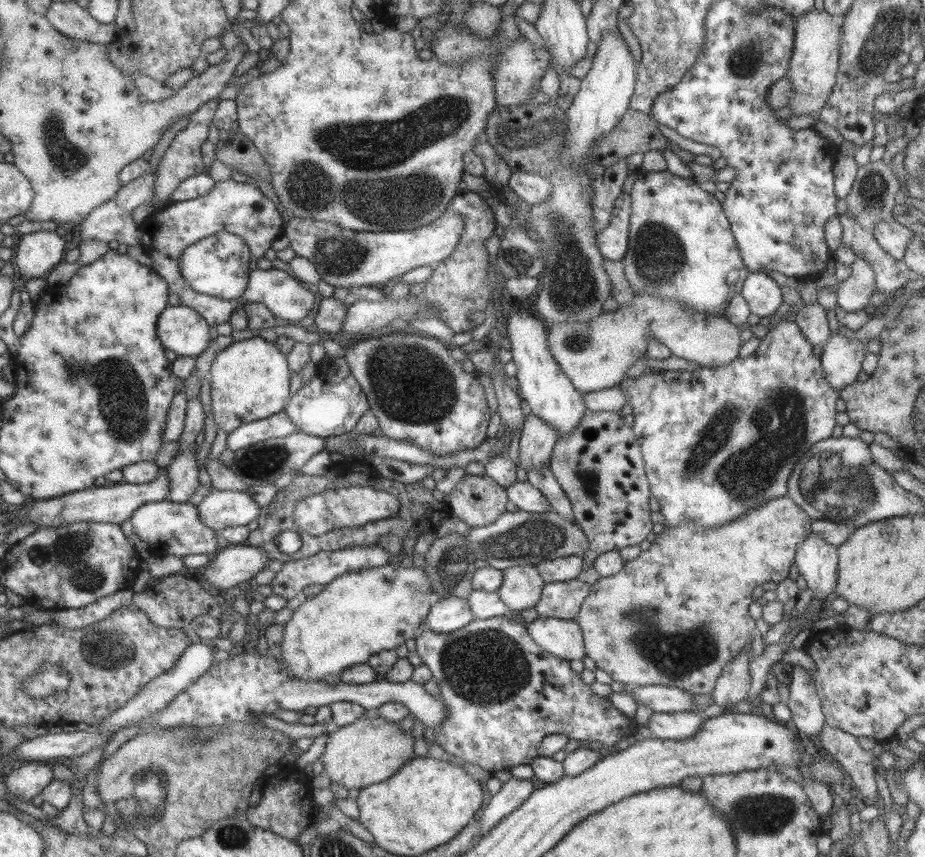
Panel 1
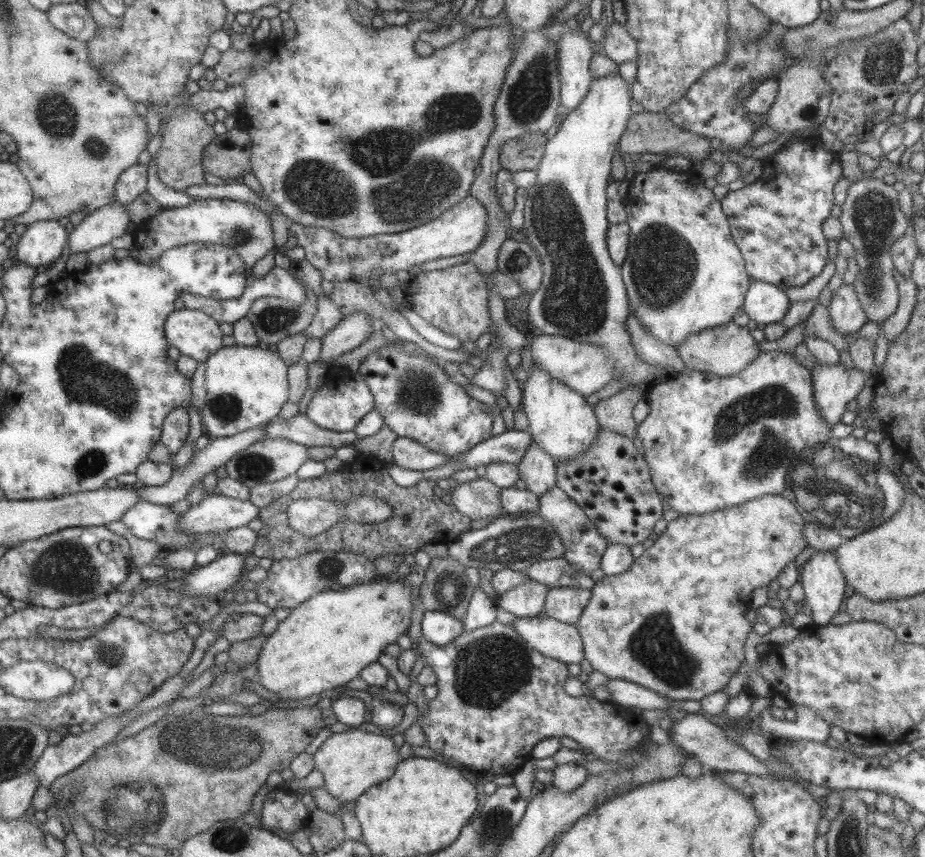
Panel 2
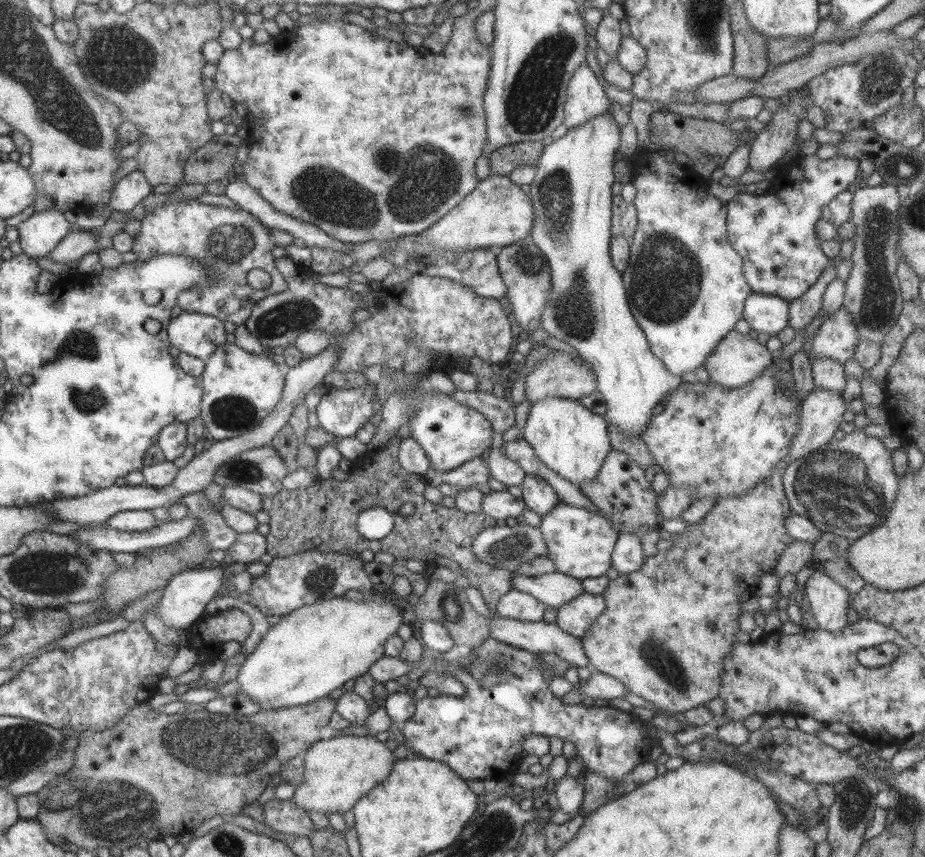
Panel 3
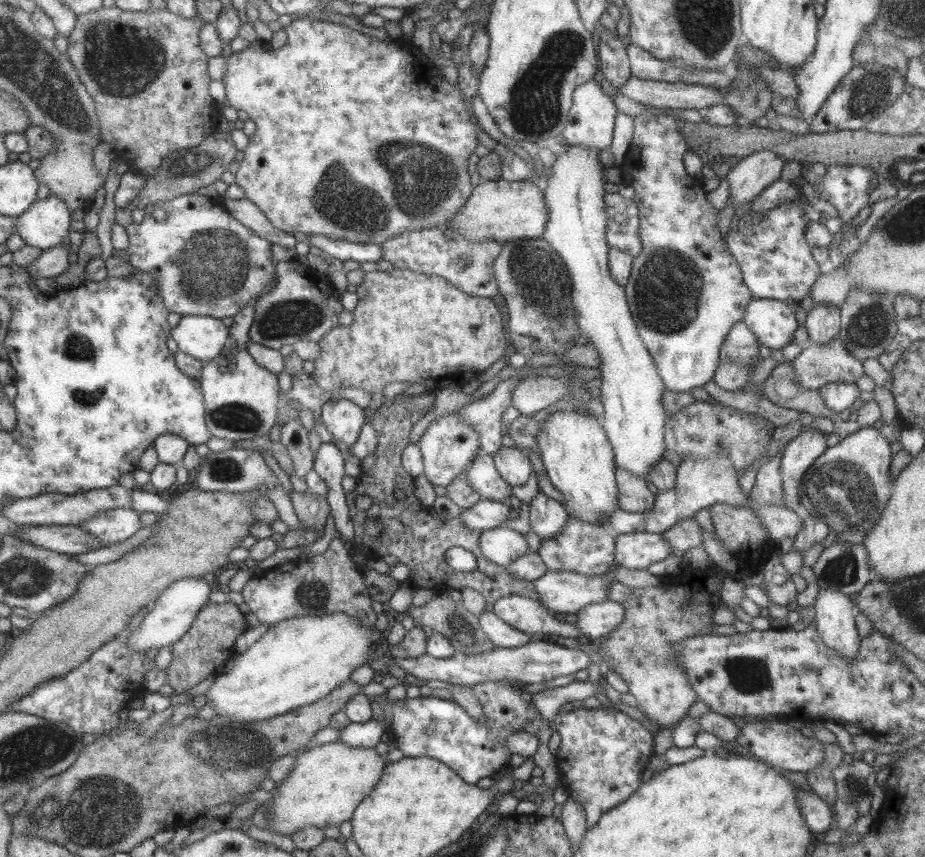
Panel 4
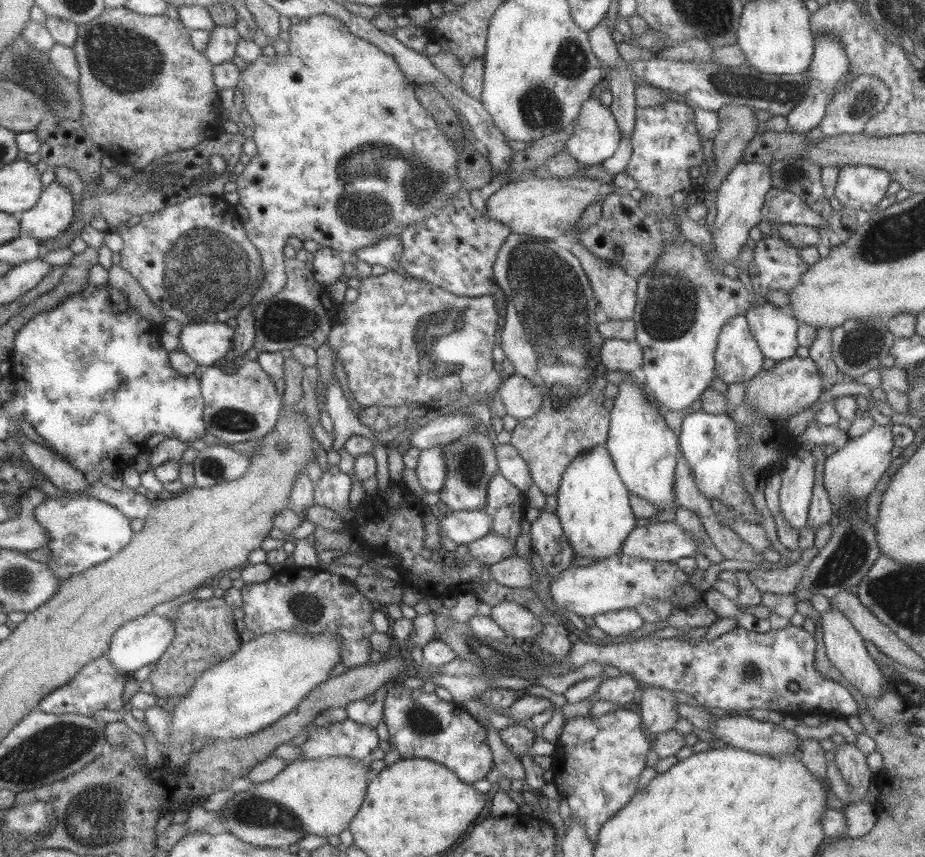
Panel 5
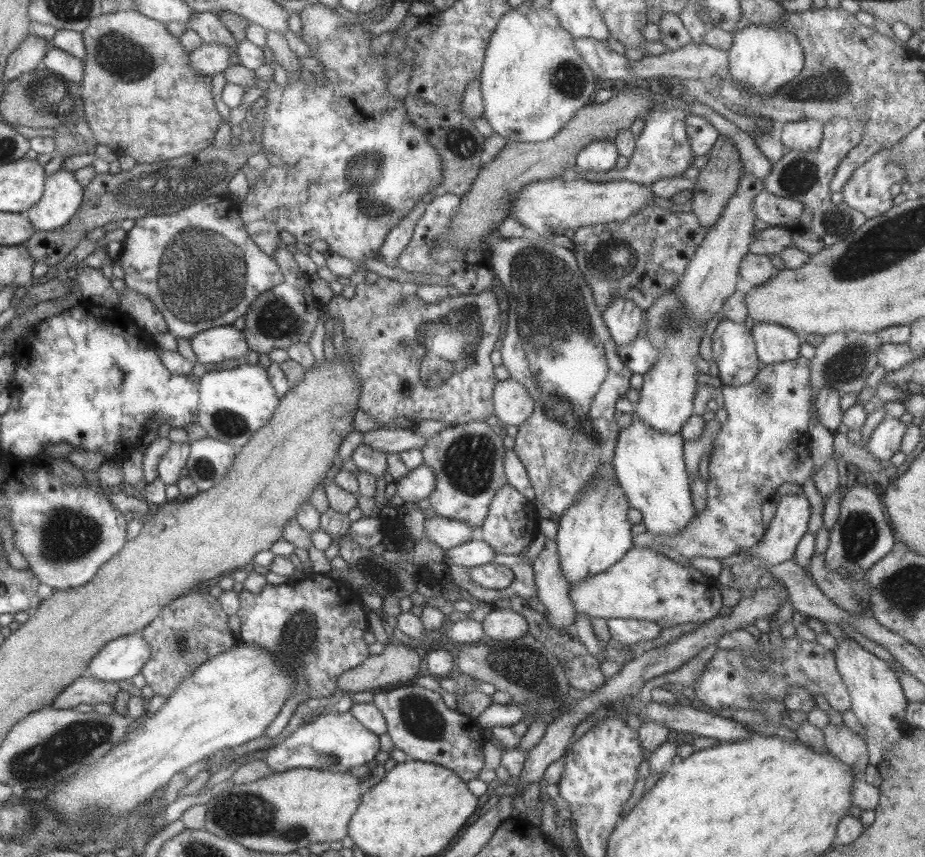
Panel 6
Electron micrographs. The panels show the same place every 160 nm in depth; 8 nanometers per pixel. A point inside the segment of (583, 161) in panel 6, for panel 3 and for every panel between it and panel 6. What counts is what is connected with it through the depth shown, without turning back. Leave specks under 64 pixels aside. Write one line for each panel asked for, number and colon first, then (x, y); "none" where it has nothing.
3: (584, 99)
4: (590, 121)
5: (594, 136)

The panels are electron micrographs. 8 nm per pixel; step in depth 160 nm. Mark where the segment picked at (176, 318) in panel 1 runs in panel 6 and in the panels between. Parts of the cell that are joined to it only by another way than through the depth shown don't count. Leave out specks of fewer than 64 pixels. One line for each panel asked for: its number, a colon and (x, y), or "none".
2: (194, 334)
3: (197, 335)
4: (201, 337)
5: (205, 342)
6: (213, 345)

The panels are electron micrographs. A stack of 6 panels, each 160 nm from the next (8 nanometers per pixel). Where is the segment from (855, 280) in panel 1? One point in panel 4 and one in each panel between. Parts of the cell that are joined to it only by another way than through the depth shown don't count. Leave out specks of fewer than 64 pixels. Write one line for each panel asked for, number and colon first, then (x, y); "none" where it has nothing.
2: (846, 314)
3: (836, 337)
4: (816, 364)

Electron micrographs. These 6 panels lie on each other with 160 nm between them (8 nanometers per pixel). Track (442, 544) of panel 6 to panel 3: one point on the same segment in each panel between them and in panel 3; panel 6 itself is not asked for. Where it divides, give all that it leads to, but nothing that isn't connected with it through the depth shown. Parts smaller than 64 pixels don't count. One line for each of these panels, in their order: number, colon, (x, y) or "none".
3: (499, 505)
4: (485, 513)
5: (462, 527)

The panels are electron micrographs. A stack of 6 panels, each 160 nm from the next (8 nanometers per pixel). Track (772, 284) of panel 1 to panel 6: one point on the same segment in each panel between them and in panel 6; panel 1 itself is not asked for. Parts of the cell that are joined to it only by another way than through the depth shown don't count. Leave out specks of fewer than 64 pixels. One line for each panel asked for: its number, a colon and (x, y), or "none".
2: (765, 303)
3: (768, 313)
4: (772, 322)
5: (773, 327)
6: (773, 342)

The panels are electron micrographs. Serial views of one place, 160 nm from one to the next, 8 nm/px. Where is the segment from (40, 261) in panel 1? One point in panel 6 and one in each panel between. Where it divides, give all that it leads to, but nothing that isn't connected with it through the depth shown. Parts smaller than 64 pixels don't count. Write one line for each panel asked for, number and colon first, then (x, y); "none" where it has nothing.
2: (41, 243)
3: (37, 235)
4: (44, 225)
5: (52, 215)
6: (61, 197)

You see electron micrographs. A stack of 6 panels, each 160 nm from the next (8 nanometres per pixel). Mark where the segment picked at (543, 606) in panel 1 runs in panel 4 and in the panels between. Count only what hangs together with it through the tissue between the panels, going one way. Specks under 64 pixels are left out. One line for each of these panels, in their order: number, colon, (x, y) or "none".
2: (565, 604)
3: (579, 613)
4: (597, 619)

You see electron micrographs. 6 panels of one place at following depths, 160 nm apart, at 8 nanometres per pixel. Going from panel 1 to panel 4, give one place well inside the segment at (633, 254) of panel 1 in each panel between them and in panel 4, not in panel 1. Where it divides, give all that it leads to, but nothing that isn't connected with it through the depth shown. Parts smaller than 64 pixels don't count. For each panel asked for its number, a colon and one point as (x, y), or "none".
2: (683, 272)
3: (685, 287)
4: (684, 291)

